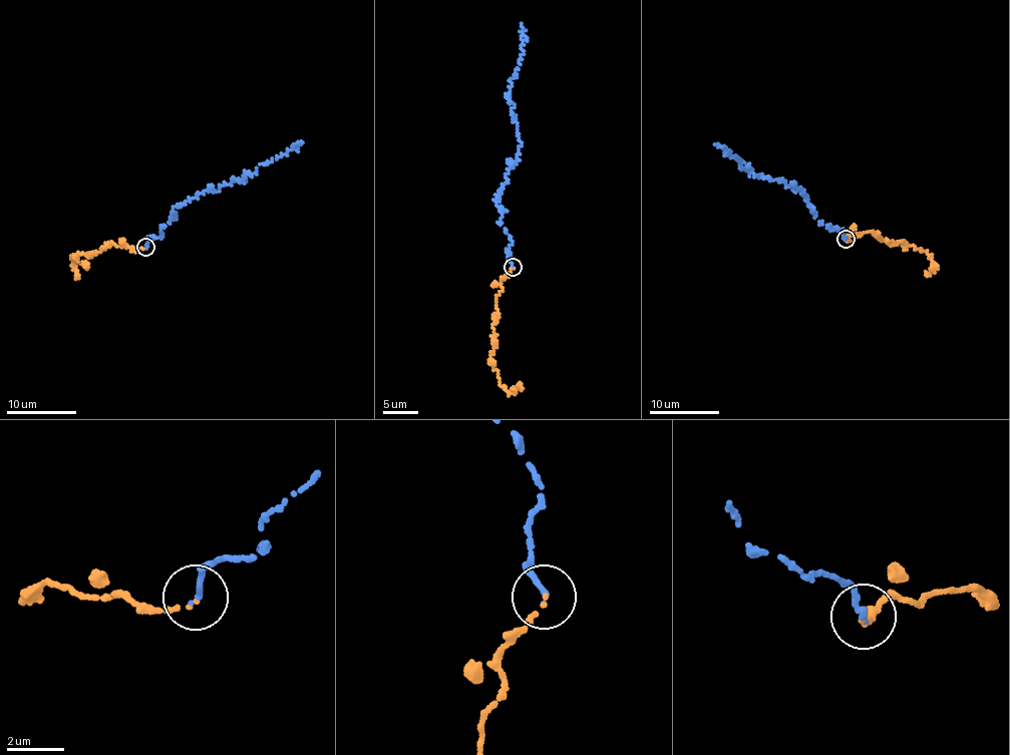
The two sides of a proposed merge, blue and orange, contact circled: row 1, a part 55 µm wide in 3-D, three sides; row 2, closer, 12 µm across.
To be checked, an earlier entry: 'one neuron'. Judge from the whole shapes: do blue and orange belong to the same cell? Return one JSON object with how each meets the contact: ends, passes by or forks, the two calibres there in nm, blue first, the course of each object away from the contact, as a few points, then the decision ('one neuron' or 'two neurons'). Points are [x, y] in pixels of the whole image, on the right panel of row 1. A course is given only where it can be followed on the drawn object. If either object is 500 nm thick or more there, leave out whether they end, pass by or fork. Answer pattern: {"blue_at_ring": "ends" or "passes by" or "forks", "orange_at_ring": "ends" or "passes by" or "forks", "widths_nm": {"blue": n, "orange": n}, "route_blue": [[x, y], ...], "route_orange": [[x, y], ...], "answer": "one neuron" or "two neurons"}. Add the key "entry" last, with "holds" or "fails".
{"blue_at_ring": "ends", "orange_at_ring": "ends", "widths_nm": {"blue": 240, "orange": 100}, "route_blue": [[846, 239], [843, 231], [818, 221], [806, 196], [741, 167], [741, 160], [714, 143]], "route_orange": [[846, 240], [852, 236], [871, 232], [889, 243], [905, 241], [931, 259], [932, 269], [925, 274]], "answer": "two neurons", "entry": "fails"}

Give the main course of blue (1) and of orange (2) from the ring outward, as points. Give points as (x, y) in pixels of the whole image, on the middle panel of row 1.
1: (512, 267), (513, 241), (494, 200), (520, 149), (510, 102), (511, 80), (525, 51), (521, 22)
2: (513, 267), (501, 281), (496, 298), (493, 350), (488, 362), (498, 383), (513, 392), (513, 388)

